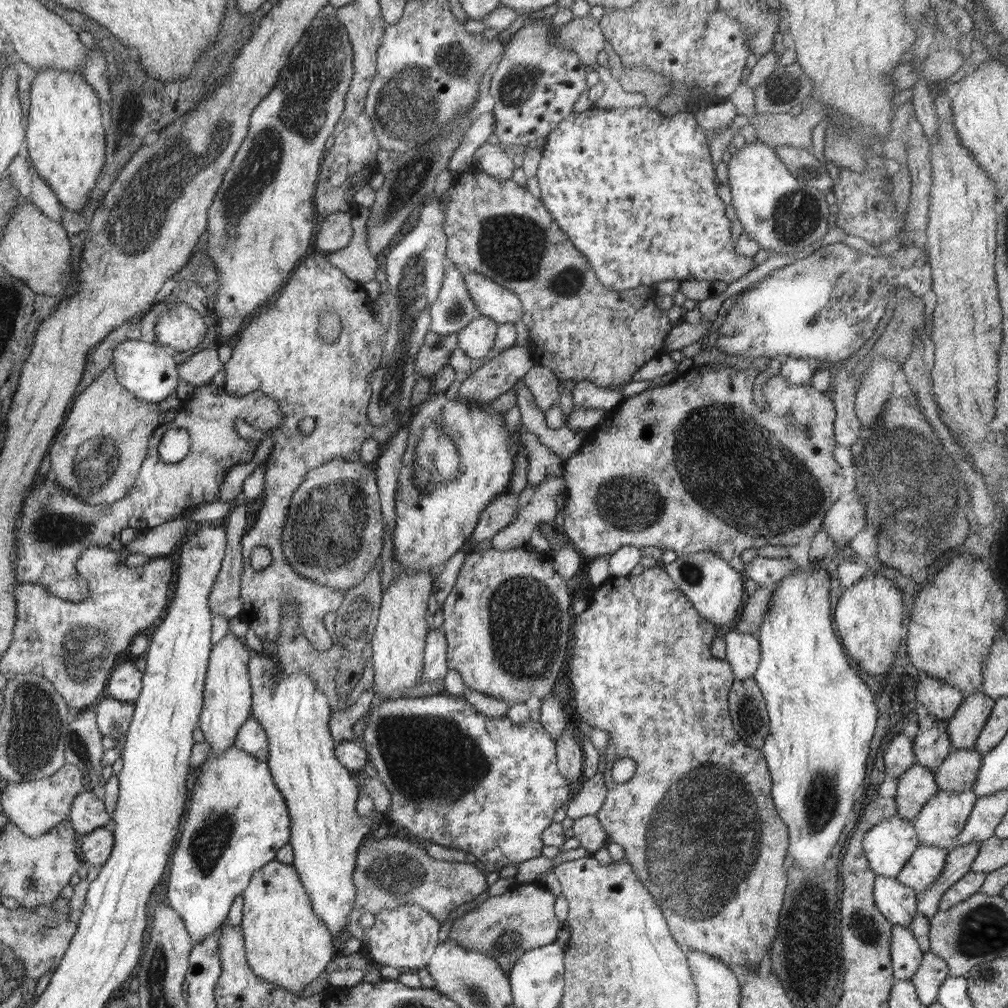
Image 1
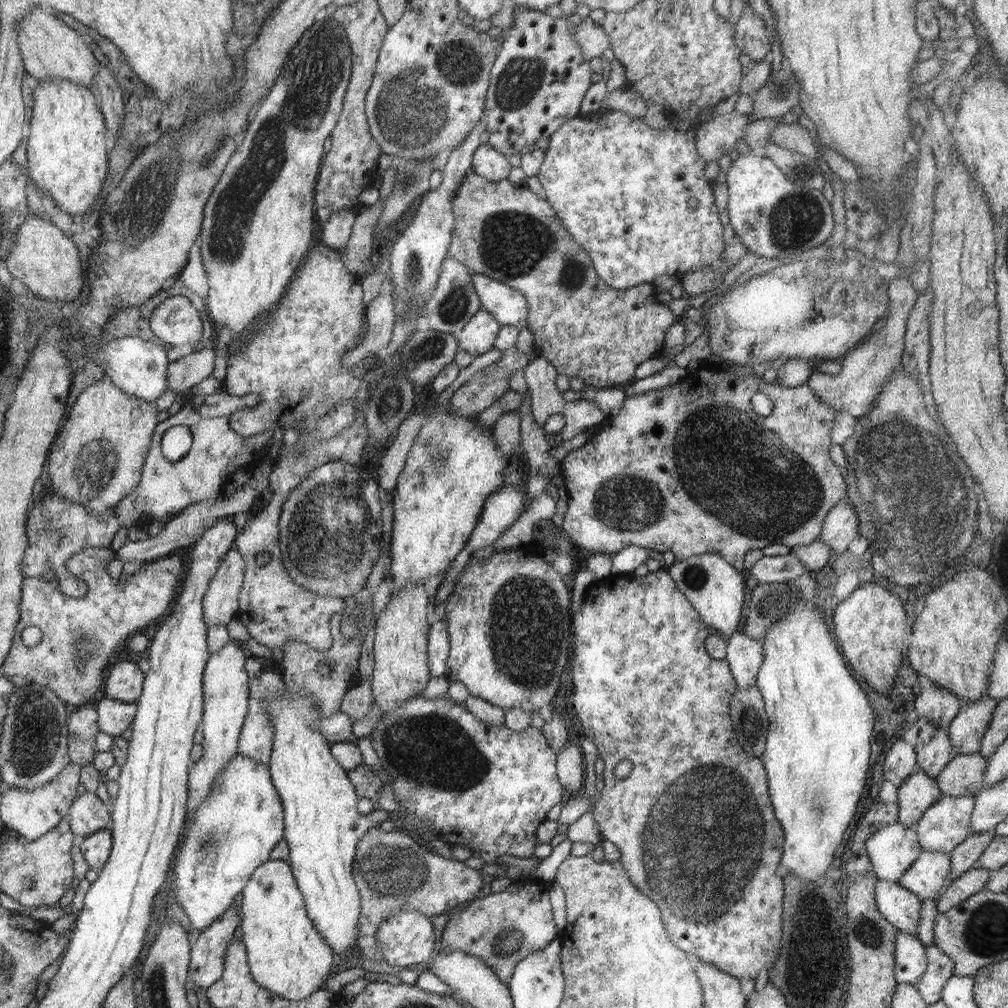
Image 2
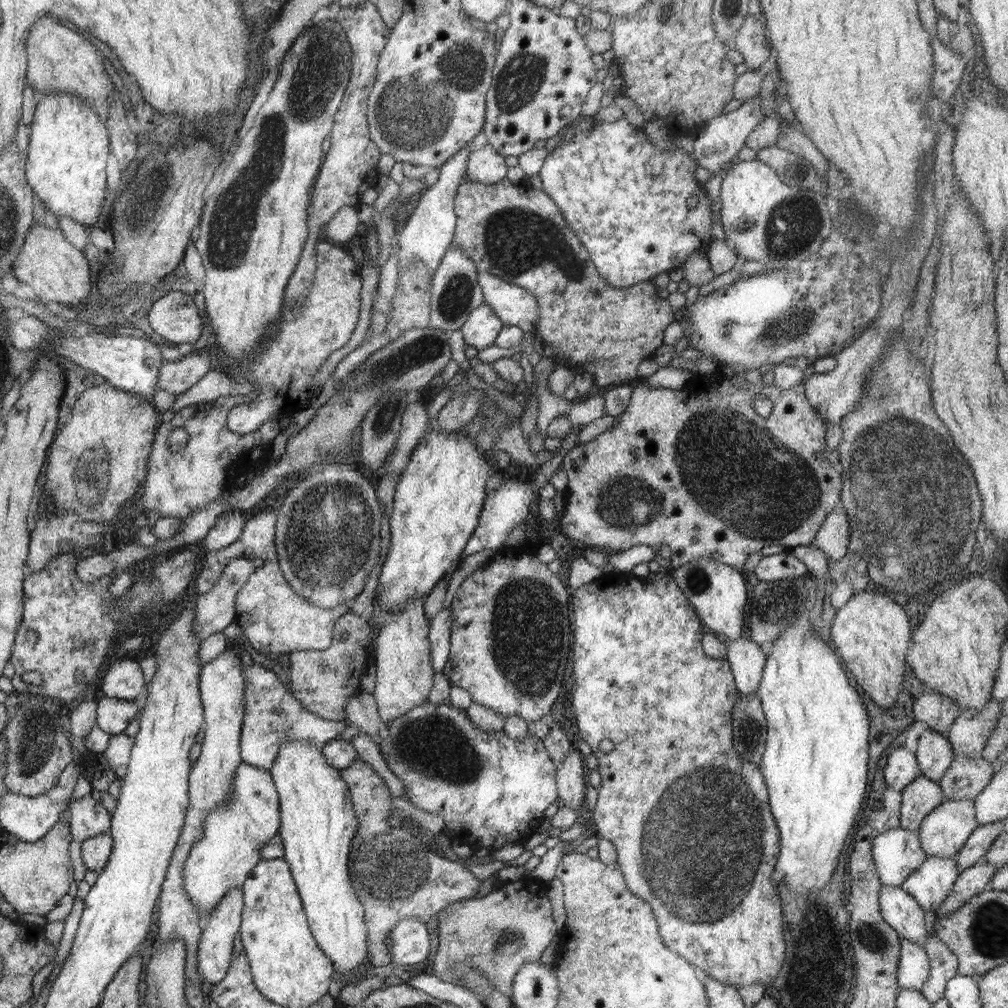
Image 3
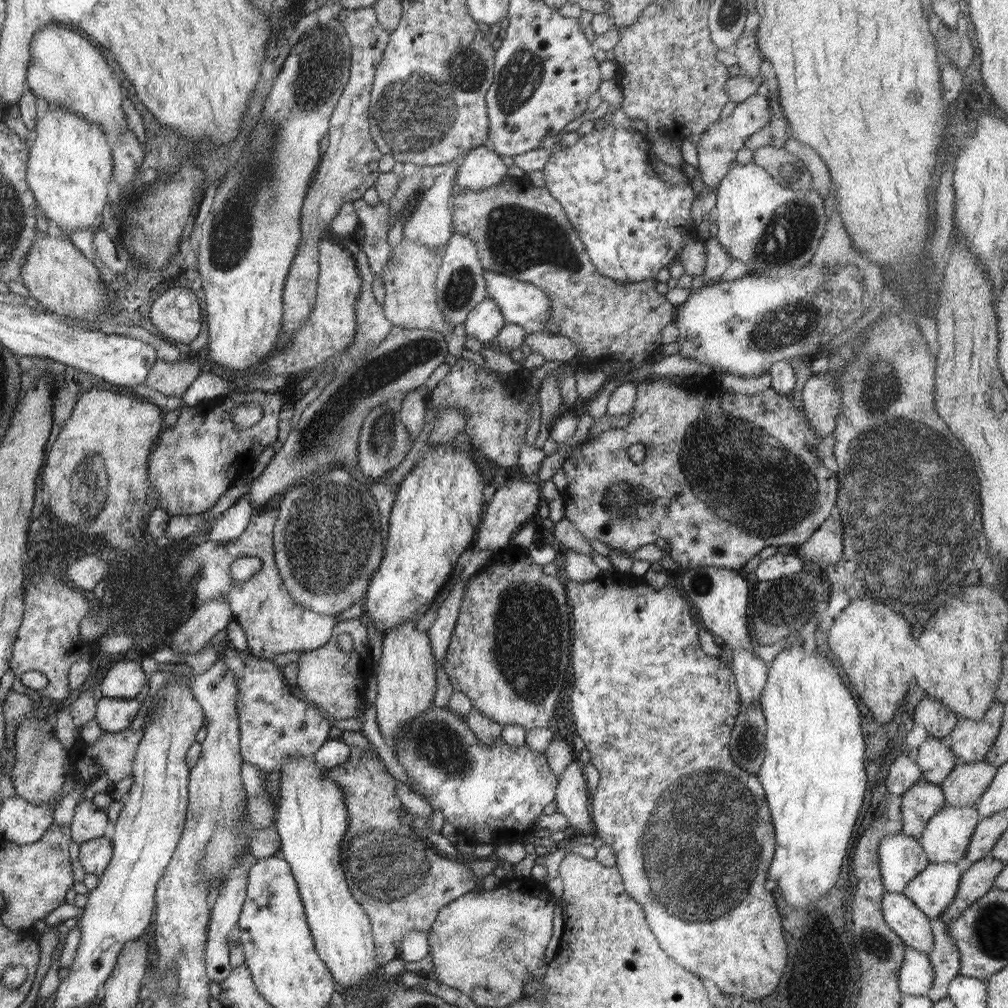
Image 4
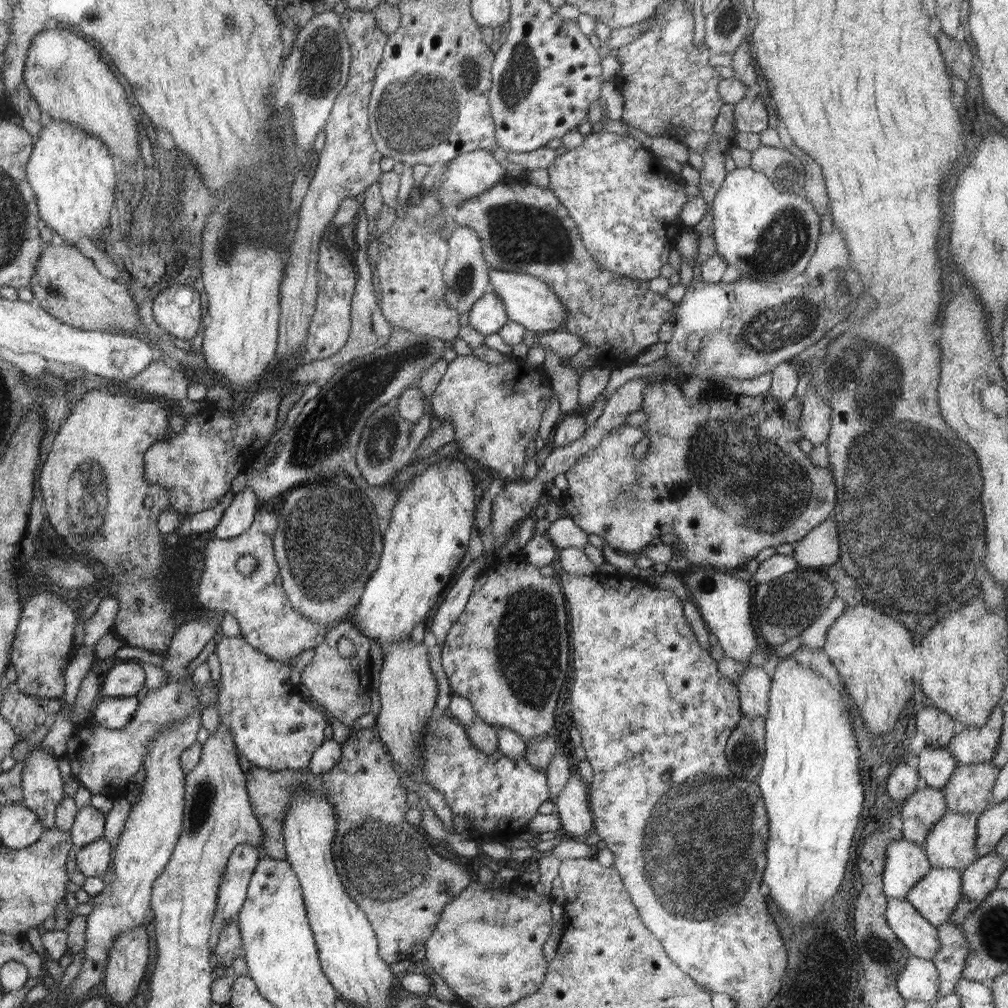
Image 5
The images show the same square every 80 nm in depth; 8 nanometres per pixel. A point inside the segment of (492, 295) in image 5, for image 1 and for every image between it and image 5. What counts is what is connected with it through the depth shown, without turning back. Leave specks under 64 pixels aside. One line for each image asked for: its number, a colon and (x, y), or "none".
1: (477, 339)
2: (478, 336)
3: (481, 329)
4: (484, 322)

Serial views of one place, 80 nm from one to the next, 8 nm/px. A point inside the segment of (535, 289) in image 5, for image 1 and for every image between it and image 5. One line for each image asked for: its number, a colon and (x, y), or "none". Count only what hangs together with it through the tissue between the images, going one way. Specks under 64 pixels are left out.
1: (493, 300)
2: (506, 304)
3: (515, 306)
4: (522, 303)

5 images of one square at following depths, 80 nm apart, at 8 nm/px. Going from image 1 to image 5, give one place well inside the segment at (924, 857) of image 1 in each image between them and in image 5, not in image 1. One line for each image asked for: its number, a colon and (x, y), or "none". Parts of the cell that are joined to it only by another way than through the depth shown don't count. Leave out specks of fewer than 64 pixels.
2: (930, 874)
3: (930, 884)
4: (933, 890)
5: (936, 896)

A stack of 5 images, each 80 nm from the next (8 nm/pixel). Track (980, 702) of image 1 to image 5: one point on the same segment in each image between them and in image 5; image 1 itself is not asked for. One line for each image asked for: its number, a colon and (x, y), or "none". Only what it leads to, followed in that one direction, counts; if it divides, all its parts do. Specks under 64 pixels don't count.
2: (967, 728)
3: (970, 732)
4: (971, 740)
5: (977, 744)

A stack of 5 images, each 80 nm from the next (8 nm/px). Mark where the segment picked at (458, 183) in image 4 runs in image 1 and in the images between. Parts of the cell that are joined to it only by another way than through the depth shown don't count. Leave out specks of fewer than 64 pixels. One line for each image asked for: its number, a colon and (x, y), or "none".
1: (491, 159)
2: (487, 162)
3: (485, 165)

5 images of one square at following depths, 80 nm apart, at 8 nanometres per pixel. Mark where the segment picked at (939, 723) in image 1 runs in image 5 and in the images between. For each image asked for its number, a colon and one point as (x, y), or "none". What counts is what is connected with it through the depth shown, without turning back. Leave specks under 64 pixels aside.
2: (934, 750)
3: (934, 754)
4: (936, 760)
5: (936, 765)

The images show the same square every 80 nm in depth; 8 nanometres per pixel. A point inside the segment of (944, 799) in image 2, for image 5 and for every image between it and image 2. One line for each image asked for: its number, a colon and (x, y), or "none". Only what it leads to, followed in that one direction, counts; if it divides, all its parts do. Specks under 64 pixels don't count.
3: (942, 834)
4: (946, 837)
5: (951, 843)

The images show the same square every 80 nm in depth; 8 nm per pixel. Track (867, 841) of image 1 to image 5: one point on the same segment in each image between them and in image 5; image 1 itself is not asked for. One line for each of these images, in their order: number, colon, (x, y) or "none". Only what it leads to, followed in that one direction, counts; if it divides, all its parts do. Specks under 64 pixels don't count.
2: (893, 849)
3: (897, 853)
4: (901, 858)
5: (906, 863)

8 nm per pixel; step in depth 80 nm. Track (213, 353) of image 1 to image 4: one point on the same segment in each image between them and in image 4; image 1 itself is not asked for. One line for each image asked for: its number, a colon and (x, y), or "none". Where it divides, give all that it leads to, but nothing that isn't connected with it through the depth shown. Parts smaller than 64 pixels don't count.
2: (189, 371)
3: (176, 377)
4: (173, 379)

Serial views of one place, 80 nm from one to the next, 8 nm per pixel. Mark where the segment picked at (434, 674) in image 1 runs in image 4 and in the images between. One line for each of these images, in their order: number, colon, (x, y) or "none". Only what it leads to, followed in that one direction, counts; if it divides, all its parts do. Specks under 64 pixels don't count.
2: (438, 646)
3: (440, 627)
4: (440, 633)

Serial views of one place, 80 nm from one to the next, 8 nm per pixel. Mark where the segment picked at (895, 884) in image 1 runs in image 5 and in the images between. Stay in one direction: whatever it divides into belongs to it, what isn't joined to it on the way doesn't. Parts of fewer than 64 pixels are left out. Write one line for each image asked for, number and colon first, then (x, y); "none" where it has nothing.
2: (900, 907)
3: (899, 910)
4: (901, 915)
5: (920, 937)

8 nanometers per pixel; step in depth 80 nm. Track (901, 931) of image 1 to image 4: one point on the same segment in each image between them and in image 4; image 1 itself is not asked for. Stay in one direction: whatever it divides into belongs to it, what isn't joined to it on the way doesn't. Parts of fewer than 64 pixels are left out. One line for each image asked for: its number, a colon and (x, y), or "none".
2: (911, 962)
3: (913, 969)
4: (916, 975)

